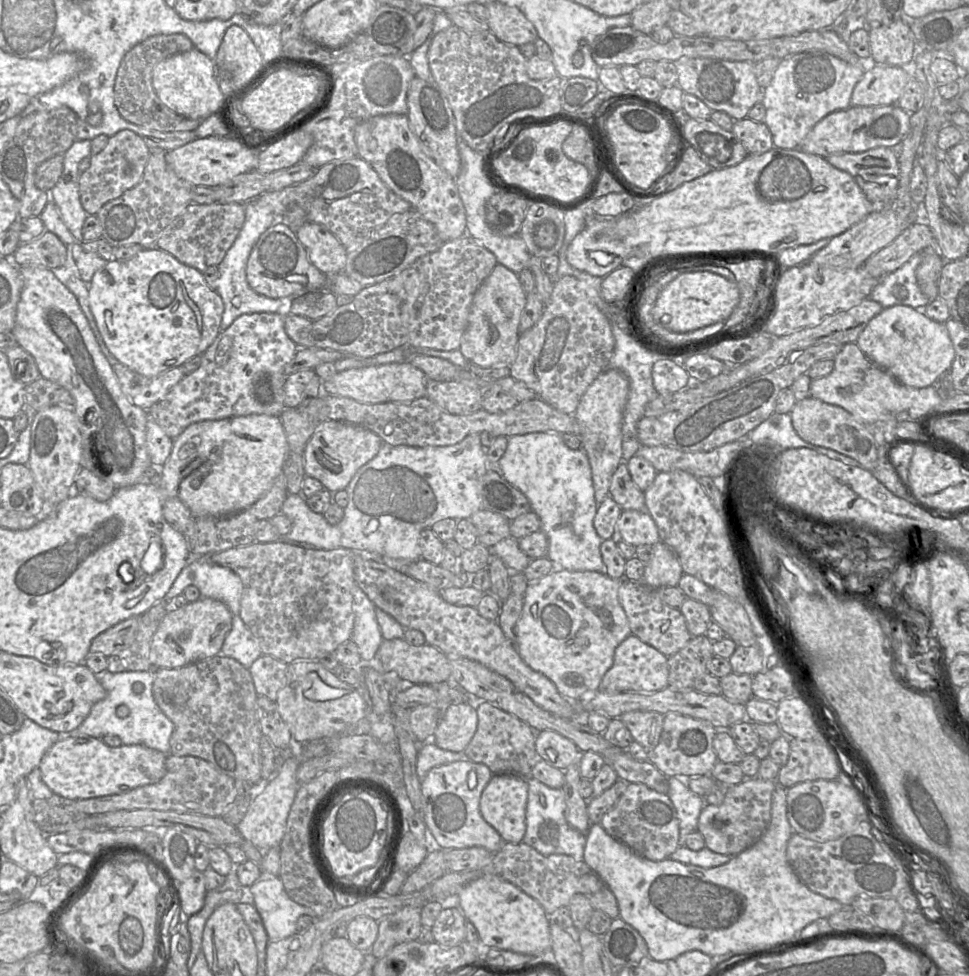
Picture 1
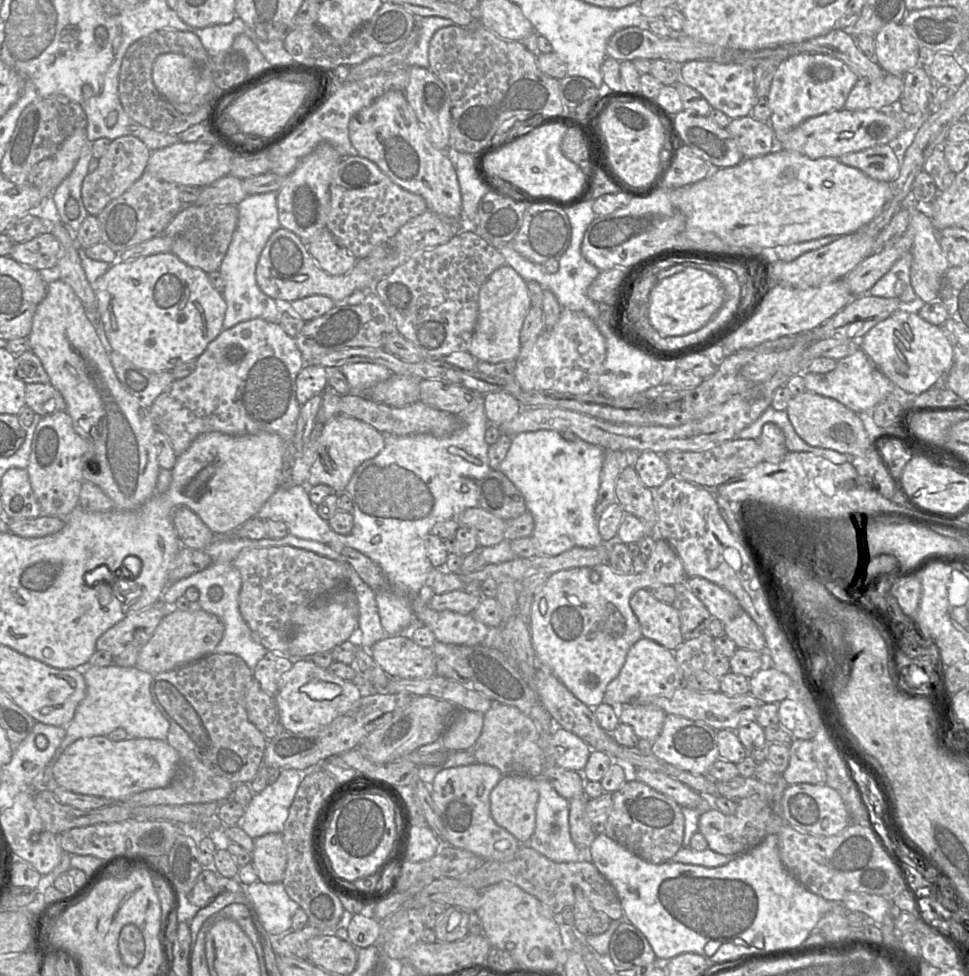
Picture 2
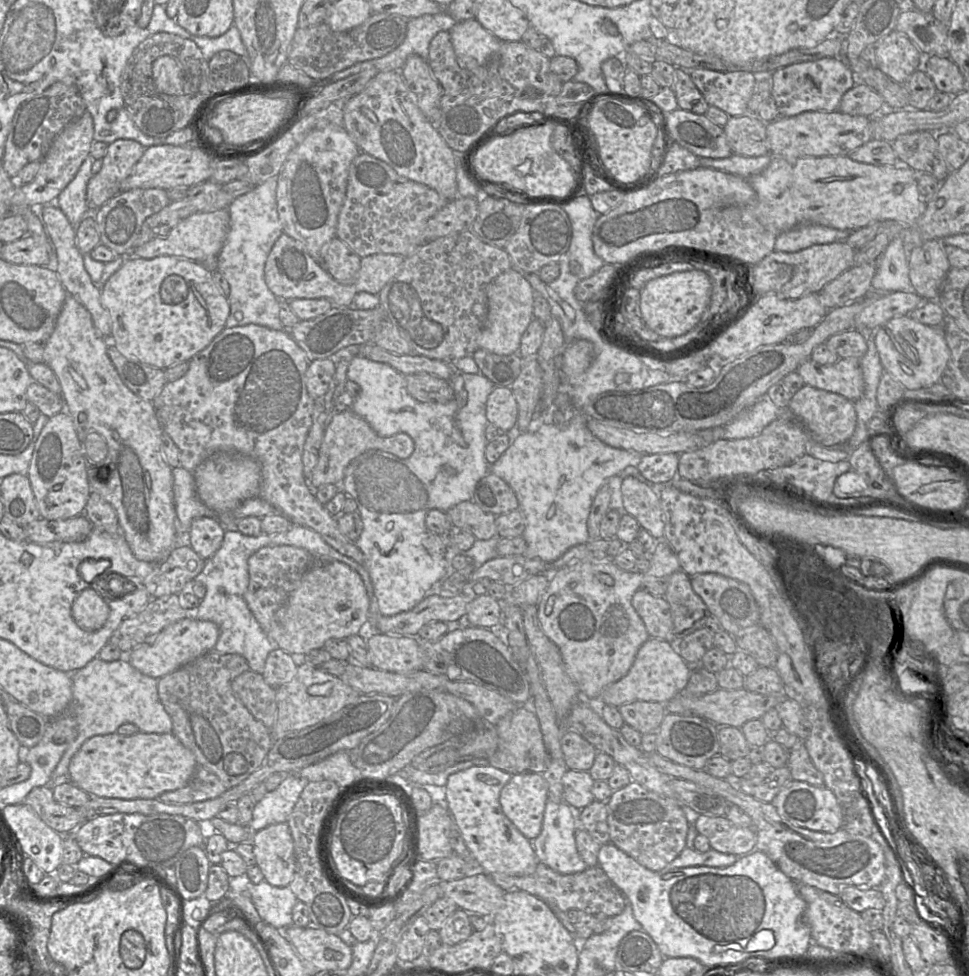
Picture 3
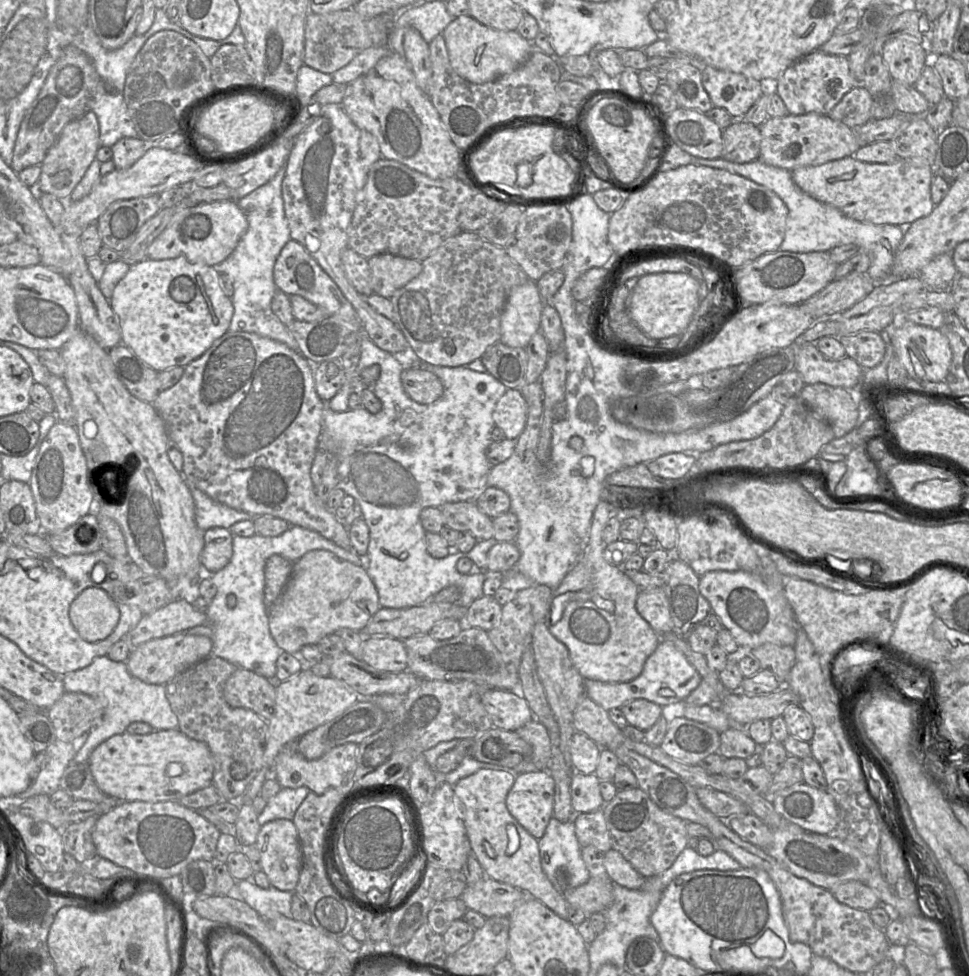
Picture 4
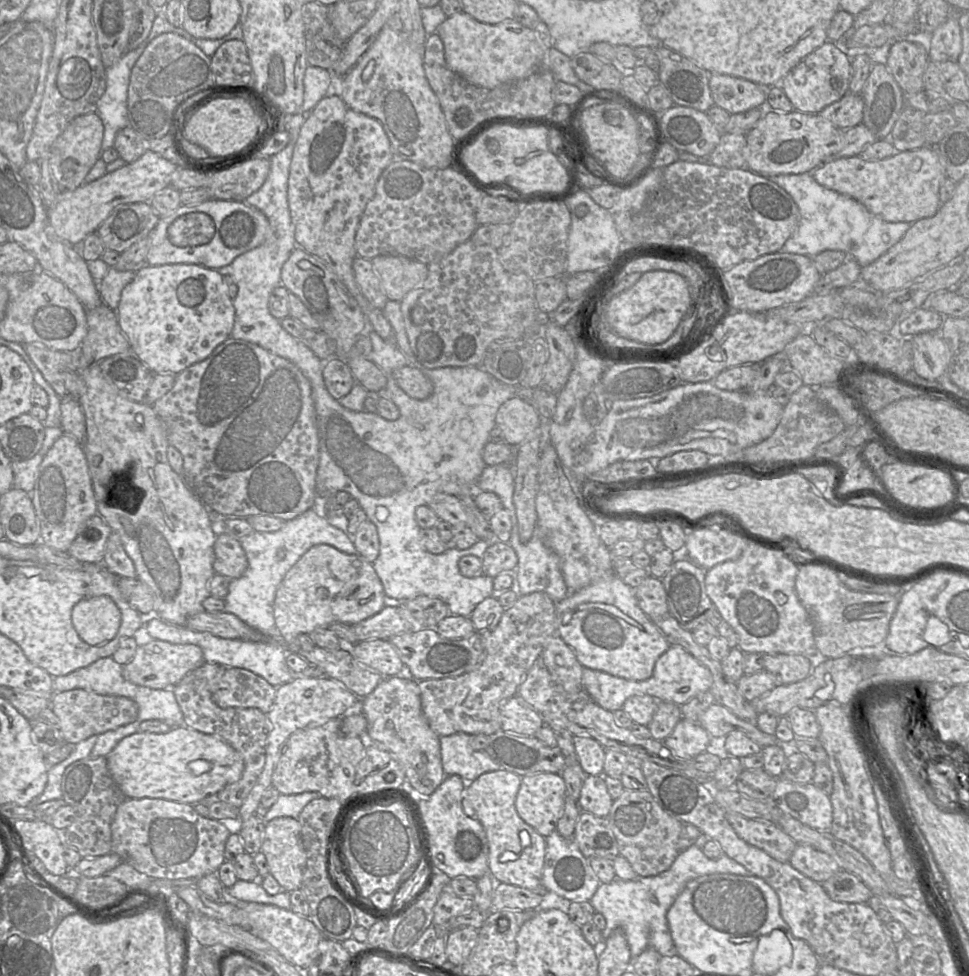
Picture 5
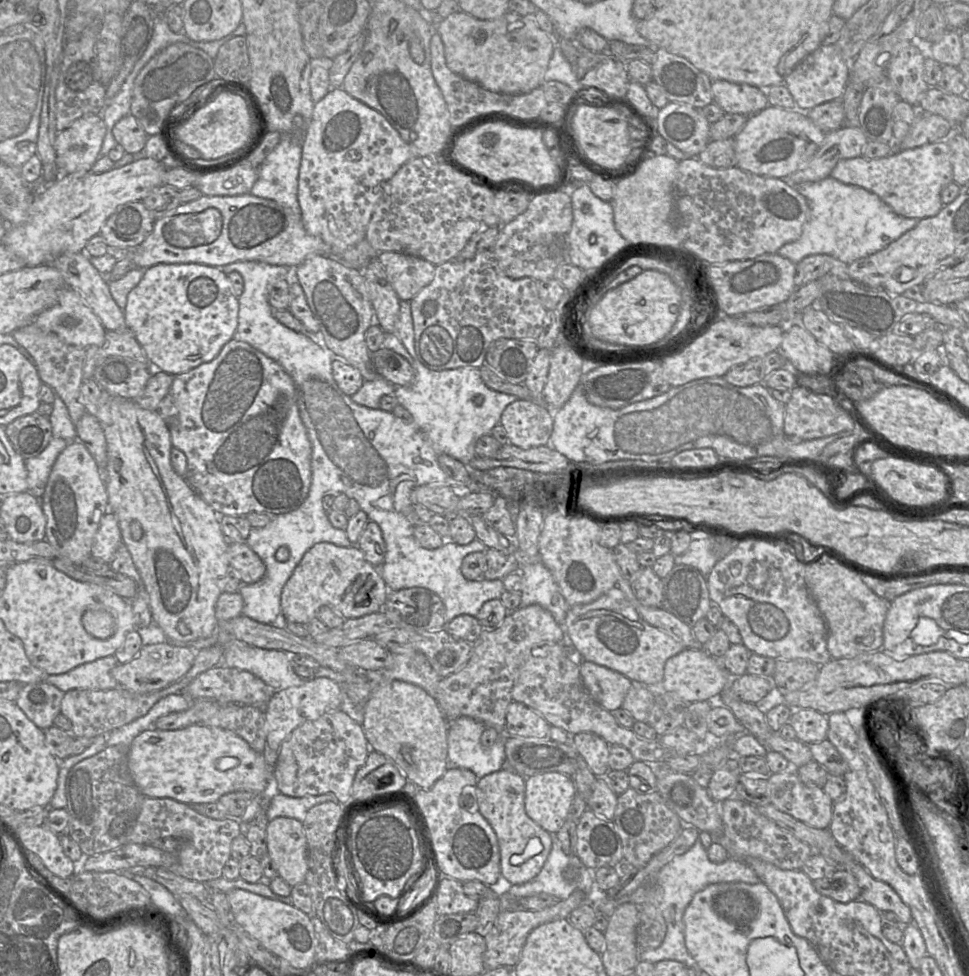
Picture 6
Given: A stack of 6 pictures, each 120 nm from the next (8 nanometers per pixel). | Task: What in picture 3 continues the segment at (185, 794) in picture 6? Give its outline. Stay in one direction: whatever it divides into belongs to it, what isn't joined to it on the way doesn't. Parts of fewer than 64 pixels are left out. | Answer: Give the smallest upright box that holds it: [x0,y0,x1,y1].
[69,732,198,799]

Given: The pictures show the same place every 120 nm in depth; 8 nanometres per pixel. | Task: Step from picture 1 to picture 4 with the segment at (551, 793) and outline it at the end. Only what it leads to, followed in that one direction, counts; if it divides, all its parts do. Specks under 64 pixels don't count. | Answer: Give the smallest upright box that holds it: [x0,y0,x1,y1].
[538,817,590,894]

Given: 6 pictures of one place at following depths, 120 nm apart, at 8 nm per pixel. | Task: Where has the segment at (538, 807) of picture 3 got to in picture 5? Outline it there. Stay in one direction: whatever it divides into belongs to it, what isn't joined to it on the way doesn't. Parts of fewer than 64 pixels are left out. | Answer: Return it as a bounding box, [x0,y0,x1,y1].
[515,773,567,837]

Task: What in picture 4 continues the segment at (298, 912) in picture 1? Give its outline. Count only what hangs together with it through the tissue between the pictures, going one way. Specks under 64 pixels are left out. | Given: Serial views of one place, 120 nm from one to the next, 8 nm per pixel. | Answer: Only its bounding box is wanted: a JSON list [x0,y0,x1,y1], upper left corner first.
[238,880,293,918]

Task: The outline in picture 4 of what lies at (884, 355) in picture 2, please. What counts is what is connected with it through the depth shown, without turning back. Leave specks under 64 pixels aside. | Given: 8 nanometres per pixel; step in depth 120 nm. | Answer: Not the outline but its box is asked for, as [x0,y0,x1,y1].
[891,320,952,382]

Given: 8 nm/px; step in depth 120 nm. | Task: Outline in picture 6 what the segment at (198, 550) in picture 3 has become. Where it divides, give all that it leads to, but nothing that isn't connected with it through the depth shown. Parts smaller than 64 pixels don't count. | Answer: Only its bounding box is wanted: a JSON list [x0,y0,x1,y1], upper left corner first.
[228,543,265,584]

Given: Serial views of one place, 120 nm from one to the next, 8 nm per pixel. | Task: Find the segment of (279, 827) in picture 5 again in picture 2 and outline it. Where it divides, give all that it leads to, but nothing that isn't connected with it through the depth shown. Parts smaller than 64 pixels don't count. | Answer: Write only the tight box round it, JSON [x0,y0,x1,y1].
[252,833,286,883]

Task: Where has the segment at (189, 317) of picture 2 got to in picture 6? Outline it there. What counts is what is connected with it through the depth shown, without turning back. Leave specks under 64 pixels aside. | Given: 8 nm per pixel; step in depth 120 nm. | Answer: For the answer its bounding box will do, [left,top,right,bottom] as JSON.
[124,263,238,376]

